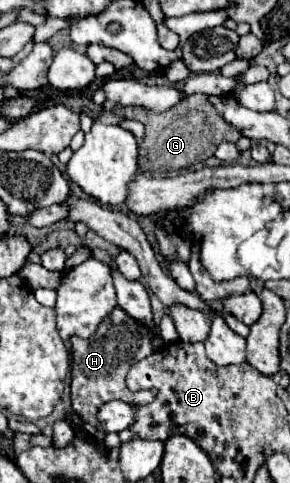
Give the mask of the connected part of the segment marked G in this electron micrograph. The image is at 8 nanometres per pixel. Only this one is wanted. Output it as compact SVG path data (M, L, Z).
M192 94L174 108L160 114L130 106L128 108L114 106L112 112L116 112L122 118L138 120L144 124L144 140L138 146L138 170L148 174L170 172L170 170L178 172L190 168L192 164L214 156L220 142L236 142L240 138L236 128L224 122L222 116L216 112L216 108L208 102L208 96L202 94Z

